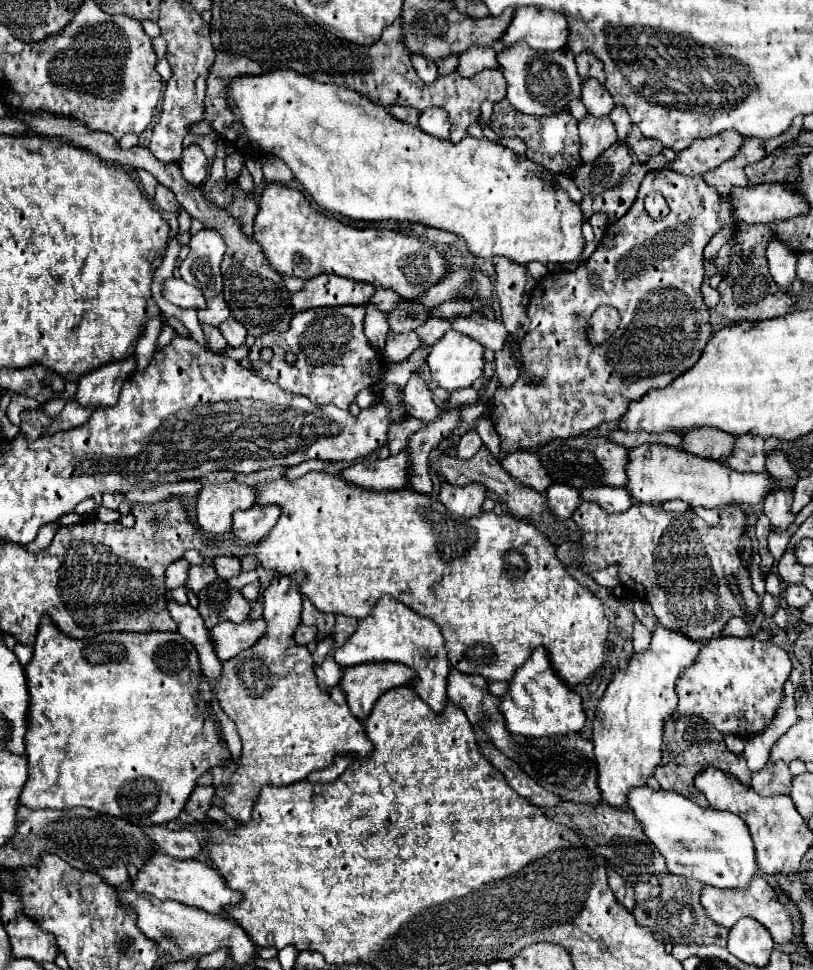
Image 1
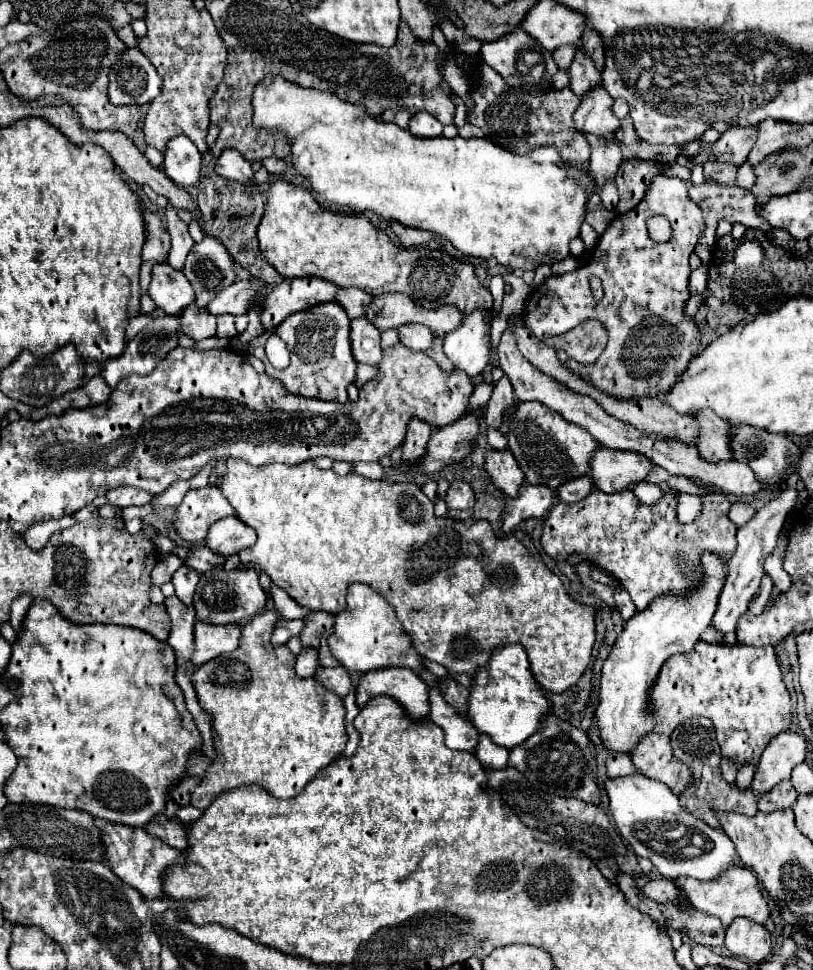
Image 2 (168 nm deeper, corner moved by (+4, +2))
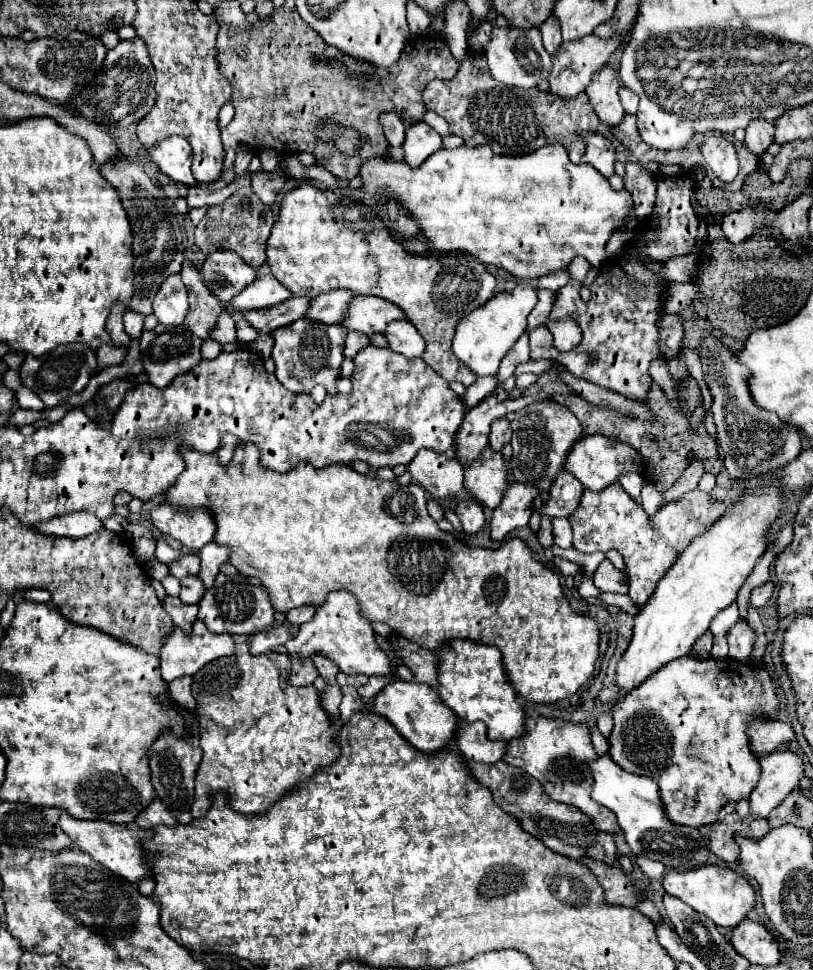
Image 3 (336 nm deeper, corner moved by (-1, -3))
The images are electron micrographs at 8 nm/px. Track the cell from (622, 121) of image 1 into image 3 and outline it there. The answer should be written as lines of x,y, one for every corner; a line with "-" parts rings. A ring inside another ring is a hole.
621,86
619,88
619,96
621,96
621,104
625,108
627,114
635,114
637,112
637,104
639,104
639,96
635,92
631,92
629,88

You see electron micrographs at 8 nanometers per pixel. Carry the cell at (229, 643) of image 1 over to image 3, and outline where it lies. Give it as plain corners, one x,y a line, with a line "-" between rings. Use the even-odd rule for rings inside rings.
201,620
195,622
193,626
193,634
185,636
181,630
175,628
175,632
165,640
163,648
161,648
161,676
165,682
173,682
181,676
193,676
197,674
205,664
221,658
221,656
231,656
235,650
235,640
231,634
213,634
205,628
205,624

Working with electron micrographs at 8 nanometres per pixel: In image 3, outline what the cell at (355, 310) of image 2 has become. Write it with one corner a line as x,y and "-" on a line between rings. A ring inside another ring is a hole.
331,290
321,294
319,298
311,300
311,306
305,314
309,320
317,320
323,324
337,324
343,322
345,312
349,310
355,294
351,290

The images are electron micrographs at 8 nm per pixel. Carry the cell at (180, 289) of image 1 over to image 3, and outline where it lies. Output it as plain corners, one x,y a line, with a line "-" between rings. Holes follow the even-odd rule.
179,274
167,276
155,296
153,314
165,326
179,326
183,324
187,310
189,310
189,292
183,286
183,280
179,278

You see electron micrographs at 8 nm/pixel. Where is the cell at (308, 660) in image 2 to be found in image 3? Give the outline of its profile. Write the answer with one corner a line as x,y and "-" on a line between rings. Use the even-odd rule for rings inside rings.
293,654
291,660
293,660
293,670
291,670
291,676
289,676
291,684
295,684
295,686
313,684
313,680
319,676
313,662
309,658
303,658
303,656
299,658
299,654

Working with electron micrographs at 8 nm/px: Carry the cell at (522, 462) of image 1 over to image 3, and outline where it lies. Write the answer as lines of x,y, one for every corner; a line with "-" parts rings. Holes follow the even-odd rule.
491,448
483,450
483,454
473,462
473,466
465,470
465,486
487,508
497,508
507,488
511,486
503,454
493,452

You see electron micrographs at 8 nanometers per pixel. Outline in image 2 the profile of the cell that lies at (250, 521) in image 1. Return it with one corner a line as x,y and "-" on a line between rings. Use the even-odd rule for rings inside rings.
238,517
220,519
210,527
210,533
206,535
206,547
222,557
230,557
240,549
254,545
254,541
256,541
254,529
242,525

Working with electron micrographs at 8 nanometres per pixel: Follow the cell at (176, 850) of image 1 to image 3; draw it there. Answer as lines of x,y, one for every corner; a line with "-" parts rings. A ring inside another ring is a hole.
155,798
155,802
151,806
147,806
147,810
143,810
143,814
139,814
139,818
135,822
145,830
153,830
159,824
165,824
165,826
177,824
173,814
163,806
163,802
159,802
159,798

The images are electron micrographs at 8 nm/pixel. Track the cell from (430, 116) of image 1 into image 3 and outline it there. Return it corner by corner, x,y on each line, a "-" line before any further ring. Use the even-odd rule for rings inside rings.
425,122
413,124
407,128
407,134
405,134
405,144
403,144
405,160
411,166
419,166
441,146
443,146
443,138
429,124

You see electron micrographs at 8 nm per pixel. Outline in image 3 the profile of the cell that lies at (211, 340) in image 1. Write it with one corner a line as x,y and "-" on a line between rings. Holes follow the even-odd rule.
183,260
181,276
189,290
189,312
187,312
183,324
197,338
205,340
205,338
209,338
211,330
217,324
219,314
223,312
221,302
207,290
207,286
203,284
203,280
199,276
199,270
189,260

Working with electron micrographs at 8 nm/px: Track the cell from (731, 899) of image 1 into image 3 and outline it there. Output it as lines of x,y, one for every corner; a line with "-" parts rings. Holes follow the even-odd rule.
707,864
695,870
687,870
687,872
671,870
663,878
663,888
667,894
683,900
685,904
705,914
717,926
723,926
723,928
735,928
741,920
745,920
747,914
755,908
755,898
757,898
755,888
751,886
747,878
737,874
733,868
715,866
715,864

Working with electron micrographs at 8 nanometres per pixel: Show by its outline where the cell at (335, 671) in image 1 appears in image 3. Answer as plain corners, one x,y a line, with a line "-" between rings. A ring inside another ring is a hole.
343,686
341,692
343,692
343,700
341,700
339,712
341,712
341,722
347,724
347,720
353,716
353,712
365,710
367,704
361,702
361,698
359,698
359,694
357,694
357,690
353,686

